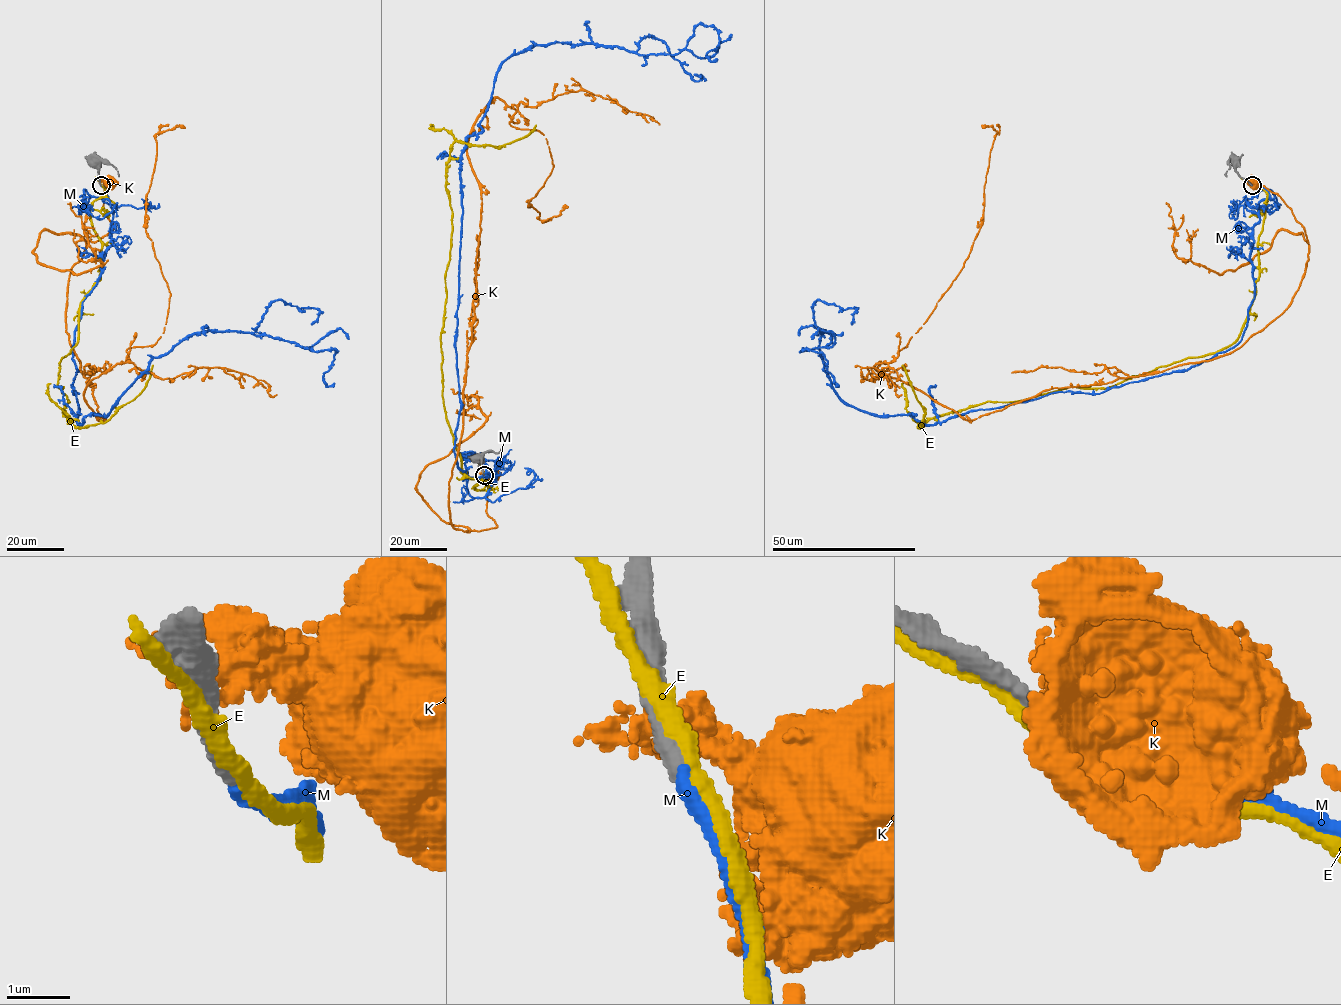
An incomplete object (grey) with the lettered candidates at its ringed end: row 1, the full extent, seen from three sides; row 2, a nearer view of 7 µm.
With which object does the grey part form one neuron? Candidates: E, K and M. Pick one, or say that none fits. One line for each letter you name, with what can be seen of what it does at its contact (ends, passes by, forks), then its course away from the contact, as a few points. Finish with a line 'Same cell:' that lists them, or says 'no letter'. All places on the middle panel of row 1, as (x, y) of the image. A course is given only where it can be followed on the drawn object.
M: it ends | via (483, 475), (489, 492), (454, 447), (460, 160), (499, 66), (556, 42), (673, 55), (699, 24), (717, 59)
Same cell: M

